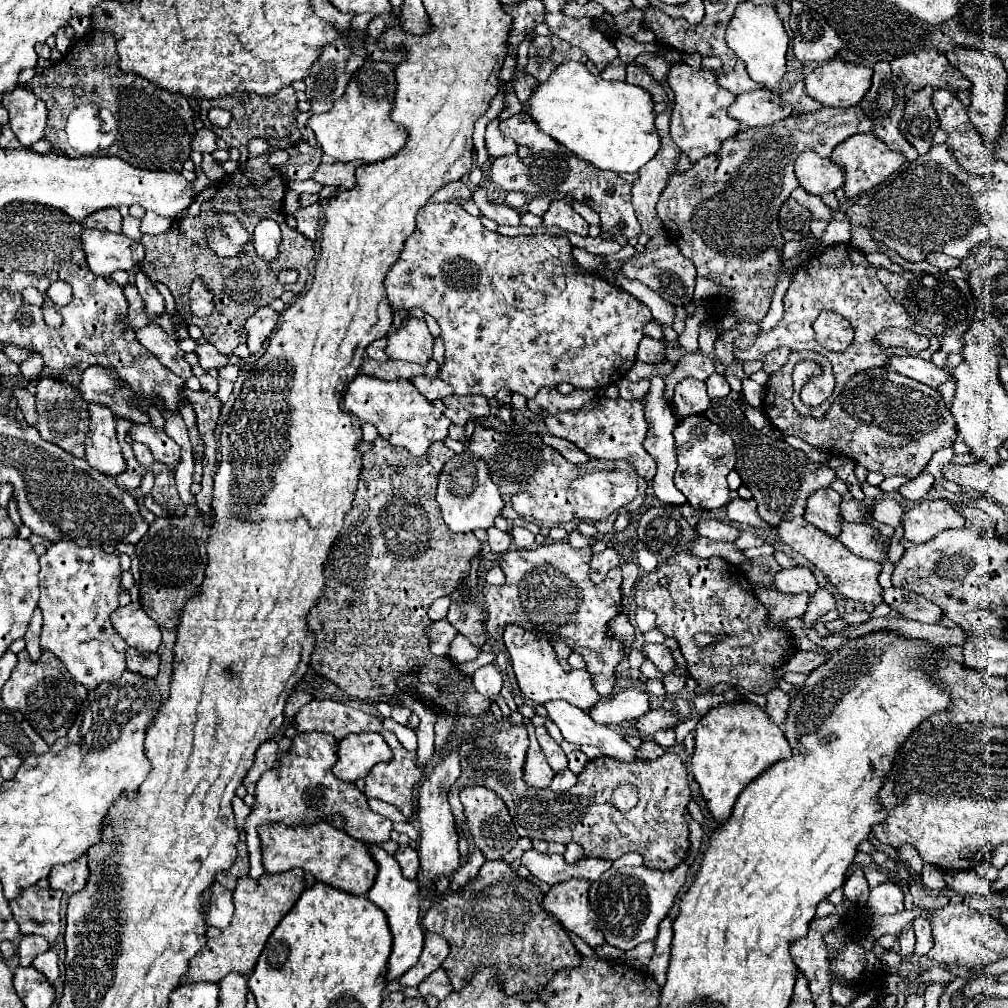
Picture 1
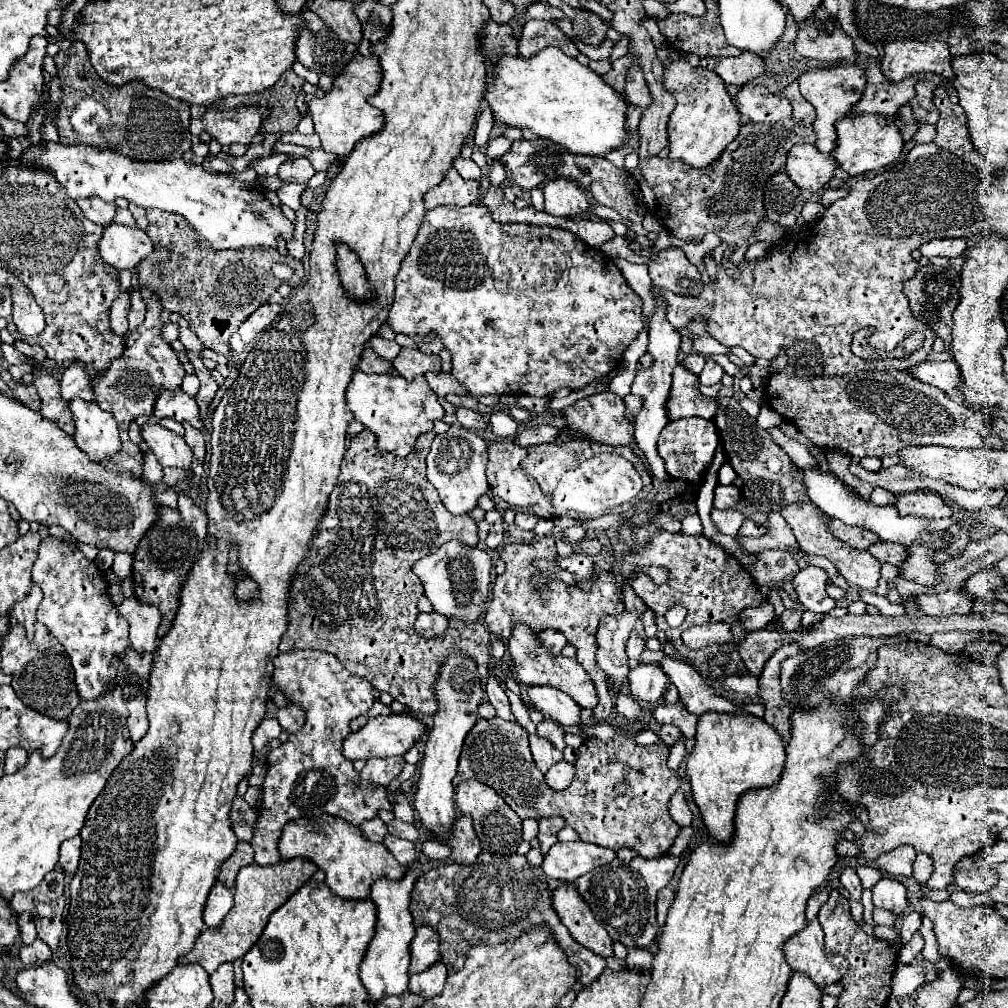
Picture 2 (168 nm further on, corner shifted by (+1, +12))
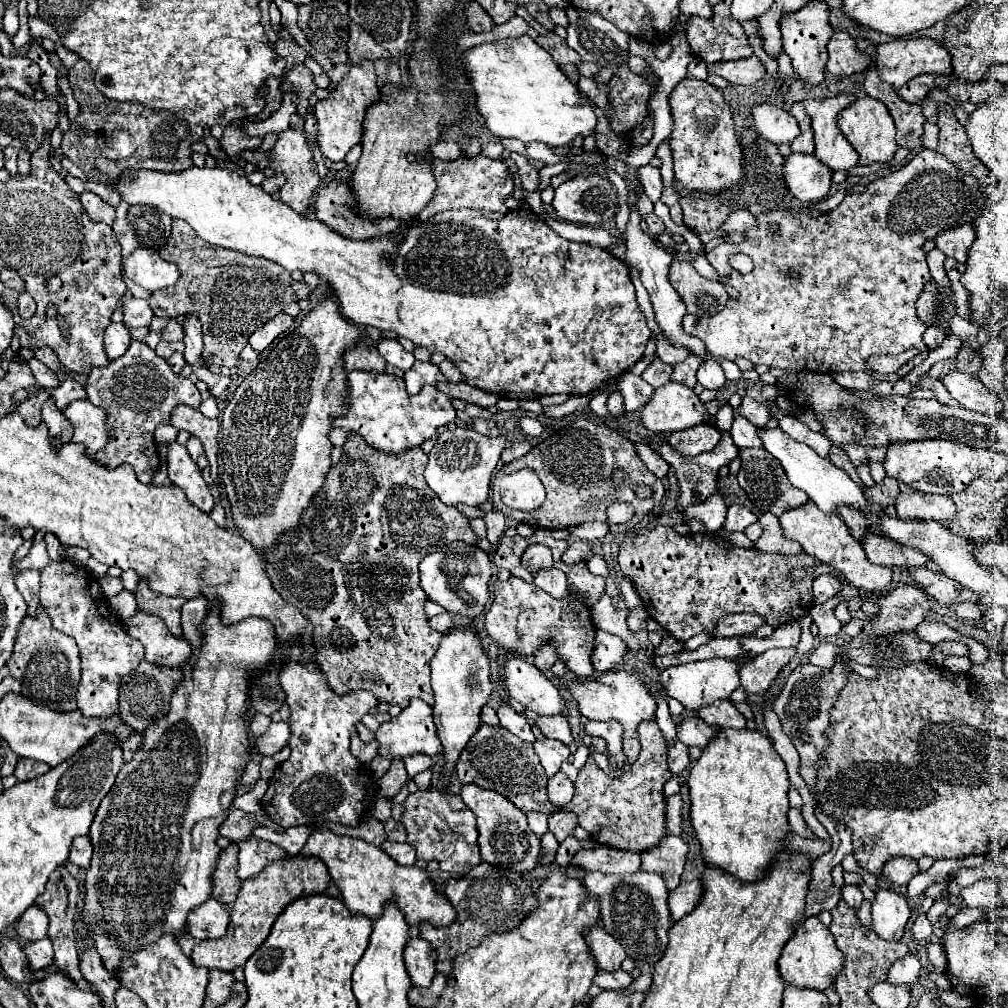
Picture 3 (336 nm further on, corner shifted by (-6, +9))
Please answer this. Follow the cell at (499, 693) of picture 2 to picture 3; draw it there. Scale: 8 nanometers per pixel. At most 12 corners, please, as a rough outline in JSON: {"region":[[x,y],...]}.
{"region":[[501,703],[501,727],[527,743],[535,743],[531,723]]}

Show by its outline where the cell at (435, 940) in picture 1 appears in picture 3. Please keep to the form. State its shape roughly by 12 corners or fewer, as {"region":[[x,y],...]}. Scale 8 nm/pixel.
{"region":[[411,937],[403,949],[415,987],[429,987],[435,975],[433,947]]}

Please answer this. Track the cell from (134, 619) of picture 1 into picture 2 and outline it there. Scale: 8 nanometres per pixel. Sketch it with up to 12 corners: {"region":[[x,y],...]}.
{"region":[[130,596],[118,612],[136,652],[156,650],[160,610]]}

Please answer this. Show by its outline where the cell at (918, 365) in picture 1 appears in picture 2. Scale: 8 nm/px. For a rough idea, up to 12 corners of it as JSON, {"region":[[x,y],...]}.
{"region":[[921,362],[910,372],[944,392],[962,384],[956,362]]}

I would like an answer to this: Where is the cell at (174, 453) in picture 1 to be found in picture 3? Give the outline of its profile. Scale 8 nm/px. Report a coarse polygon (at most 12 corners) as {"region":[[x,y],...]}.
{"region":[[169,445],[167,473],[203,513],[215,505],[185,445]]}

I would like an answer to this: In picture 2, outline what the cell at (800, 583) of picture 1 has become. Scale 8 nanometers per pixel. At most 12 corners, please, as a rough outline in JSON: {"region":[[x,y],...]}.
{"region":[[806,566],[792,586],[806,610],[828,614],[826,572]]}

